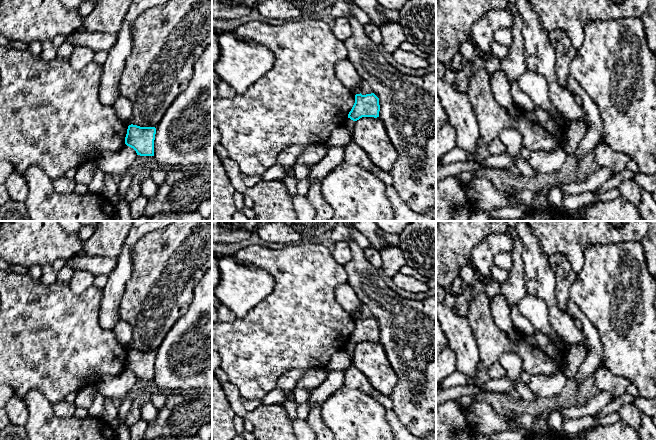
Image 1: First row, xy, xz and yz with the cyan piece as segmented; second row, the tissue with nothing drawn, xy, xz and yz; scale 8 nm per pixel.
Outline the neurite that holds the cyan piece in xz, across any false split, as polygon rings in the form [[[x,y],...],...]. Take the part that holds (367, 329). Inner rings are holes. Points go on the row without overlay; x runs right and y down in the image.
[[[374,318],[355,319],[355,327],[348,338],[348,342],[357,345],[362,341],[379,341],[379,322]]]

